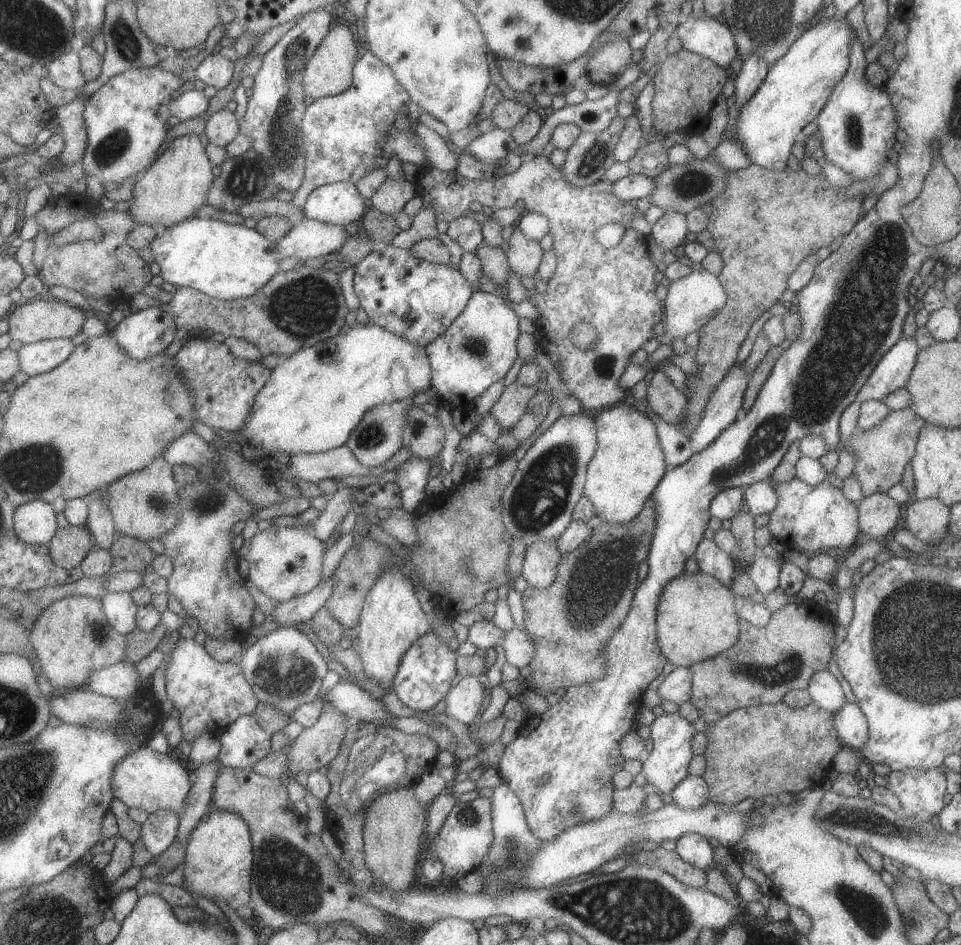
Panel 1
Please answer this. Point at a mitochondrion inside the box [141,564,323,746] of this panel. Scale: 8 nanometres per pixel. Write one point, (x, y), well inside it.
(287, 675)

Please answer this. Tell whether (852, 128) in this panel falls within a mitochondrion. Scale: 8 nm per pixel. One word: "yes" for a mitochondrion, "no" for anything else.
yes

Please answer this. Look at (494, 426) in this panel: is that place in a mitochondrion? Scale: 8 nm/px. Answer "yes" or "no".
no

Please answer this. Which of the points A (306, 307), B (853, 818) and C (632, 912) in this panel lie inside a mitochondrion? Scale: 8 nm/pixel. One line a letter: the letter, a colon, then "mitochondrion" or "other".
A: mitochondrion
B: mitochondrion
C: mitochondrion

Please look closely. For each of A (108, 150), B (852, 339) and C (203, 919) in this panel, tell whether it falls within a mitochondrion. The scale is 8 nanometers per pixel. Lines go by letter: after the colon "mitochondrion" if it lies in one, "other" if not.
A: mitochondrion
B: mitochondrion
C: other

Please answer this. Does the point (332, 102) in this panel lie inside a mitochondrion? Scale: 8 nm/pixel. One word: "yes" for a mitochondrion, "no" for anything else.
no

